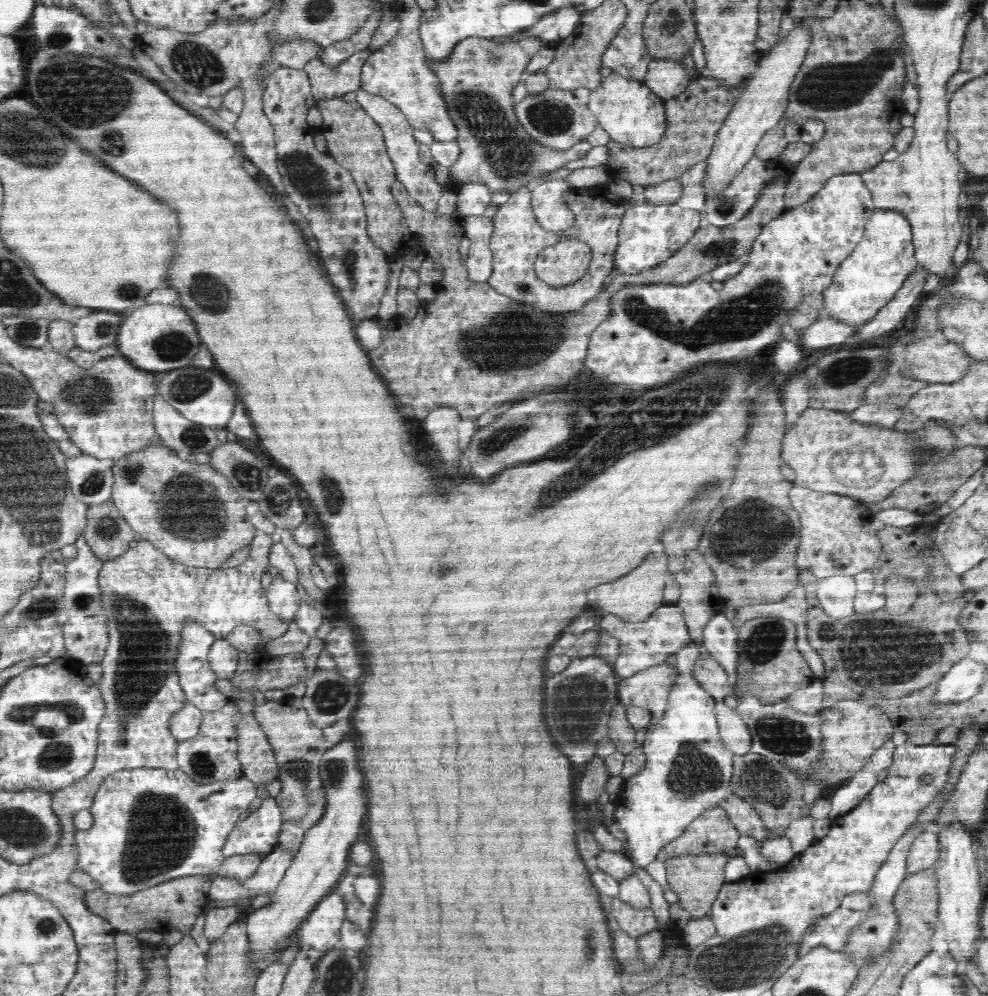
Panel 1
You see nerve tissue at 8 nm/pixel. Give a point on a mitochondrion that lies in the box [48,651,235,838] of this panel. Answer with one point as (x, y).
(202, 764)

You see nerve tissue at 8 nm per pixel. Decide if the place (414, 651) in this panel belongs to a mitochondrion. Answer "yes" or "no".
no

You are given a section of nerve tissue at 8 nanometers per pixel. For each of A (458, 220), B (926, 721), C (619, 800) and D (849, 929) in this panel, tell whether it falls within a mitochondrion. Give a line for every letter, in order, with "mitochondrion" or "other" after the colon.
A: other
B: mitochondrion
C: other
D: other

